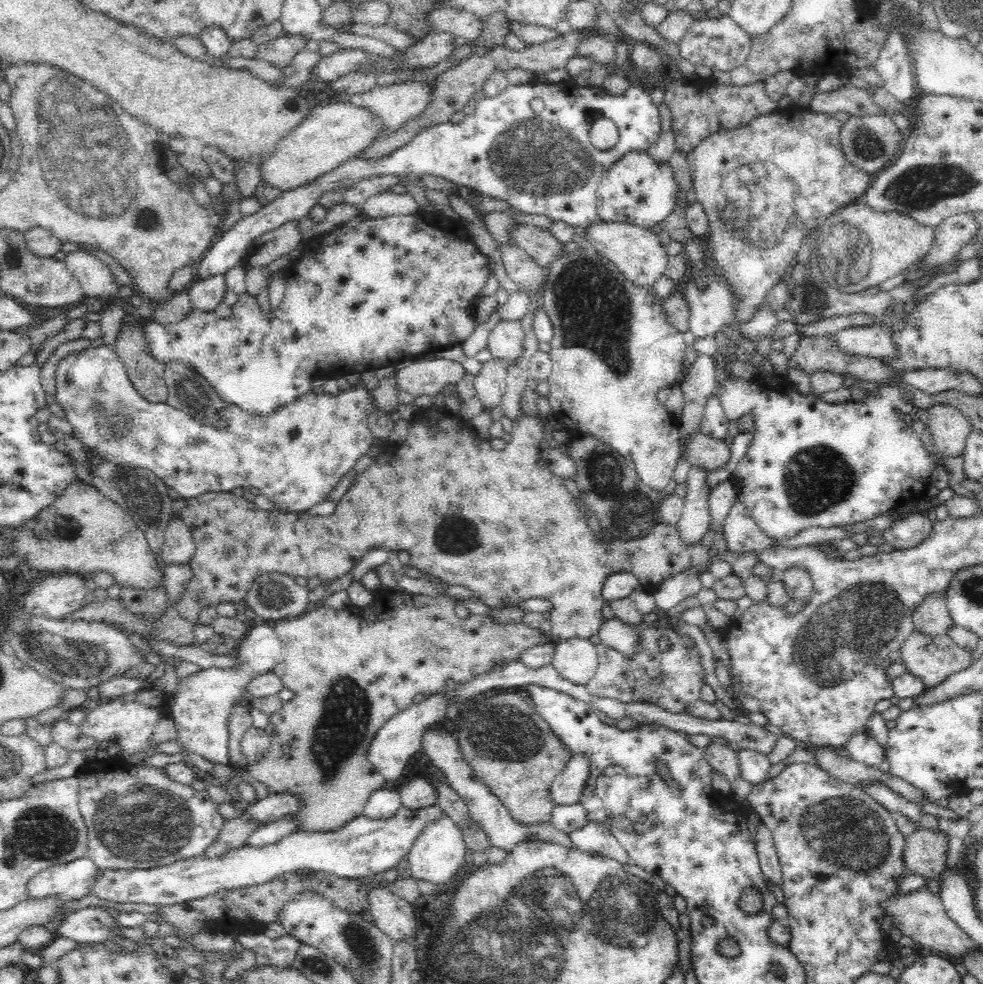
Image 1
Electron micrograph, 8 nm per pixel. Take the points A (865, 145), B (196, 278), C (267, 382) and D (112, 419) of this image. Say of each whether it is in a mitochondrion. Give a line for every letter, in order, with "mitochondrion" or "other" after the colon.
A: mitochondrion
B: other
C: other
D: mitochondrion

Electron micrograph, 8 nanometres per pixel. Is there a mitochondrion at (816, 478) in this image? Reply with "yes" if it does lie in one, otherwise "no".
yes

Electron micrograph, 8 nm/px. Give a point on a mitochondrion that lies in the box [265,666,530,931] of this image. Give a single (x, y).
(347, 714)

